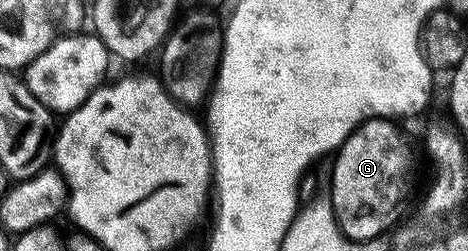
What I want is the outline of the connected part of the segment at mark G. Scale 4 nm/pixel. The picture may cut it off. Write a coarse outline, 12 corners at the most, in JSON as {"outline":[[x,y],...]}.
{"outline":[[373,117],[333,154],[339,230],[389,230],[410,193],[409,143]]}

